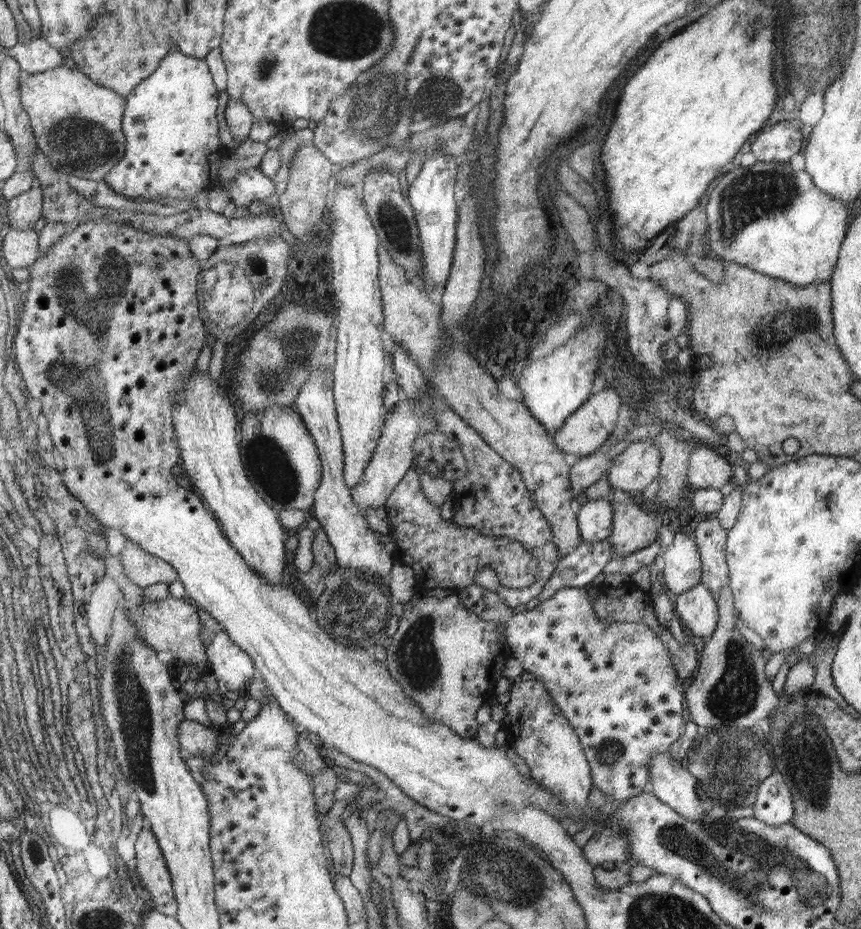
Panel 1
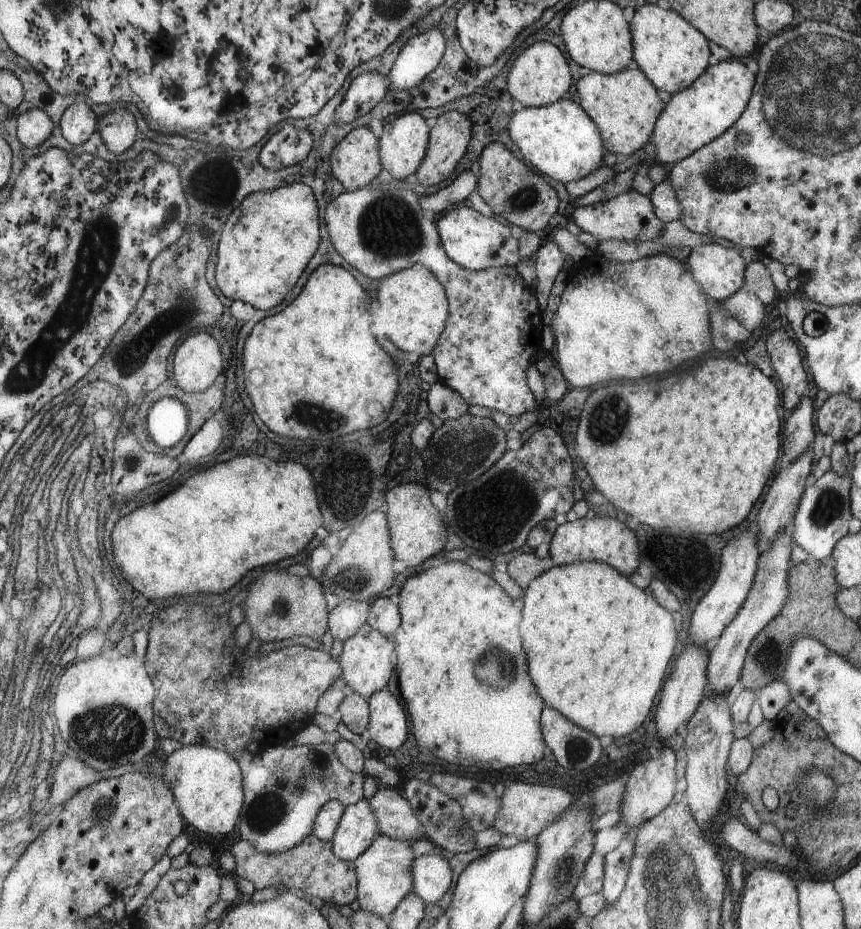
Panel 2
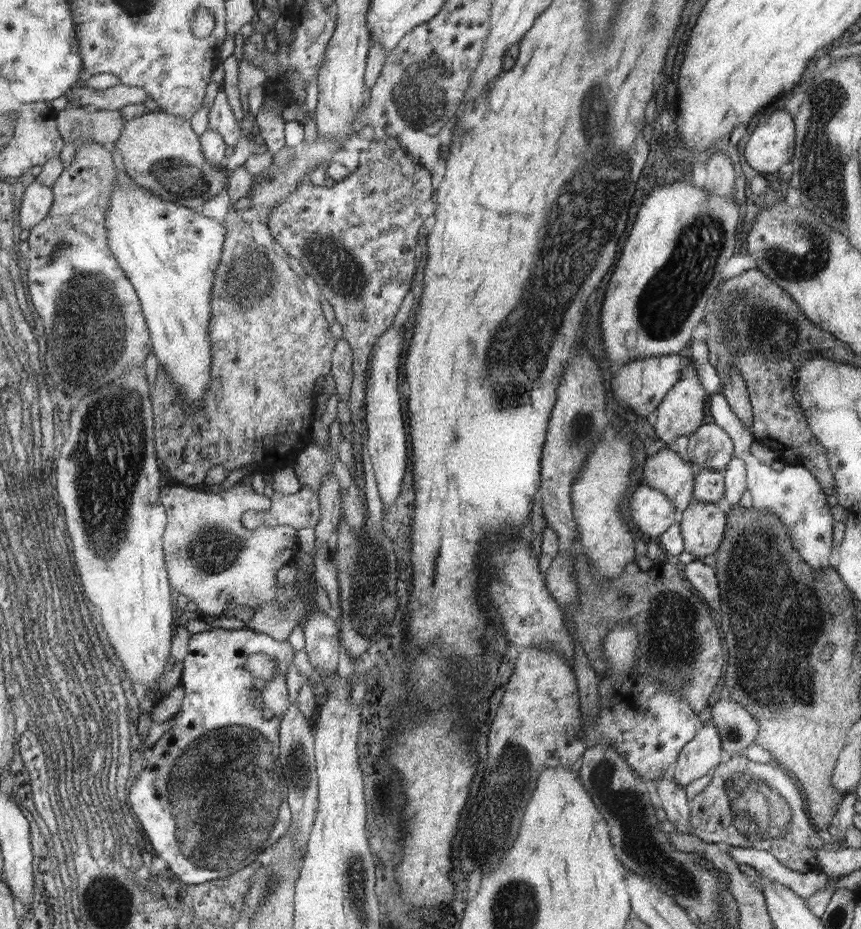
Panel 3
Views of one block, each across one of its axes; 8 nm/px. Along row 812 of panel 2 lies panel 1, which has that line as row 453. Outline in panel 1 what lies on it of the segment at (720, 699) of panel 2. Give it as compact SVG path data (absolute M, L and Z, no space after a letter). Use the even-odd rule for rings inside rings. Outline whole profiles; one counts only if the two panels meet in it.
M698 446L690 458L689 481L694 488L720 490L732 476L732 466L716 452Z

